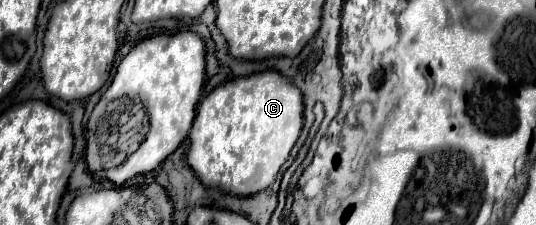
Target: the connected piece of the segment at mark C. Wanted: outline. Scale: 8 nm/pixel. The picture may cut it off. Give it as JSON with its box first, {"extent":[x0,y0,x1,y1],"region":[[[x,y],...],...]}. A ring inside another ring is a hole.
{"extent":[186,70,304,196],"region":[[[264,70],[216,86],[198,106],[186,162],[204,186],[252,196],[266,190],[288,160],[304,126],[302,92],[280,72]]]}

